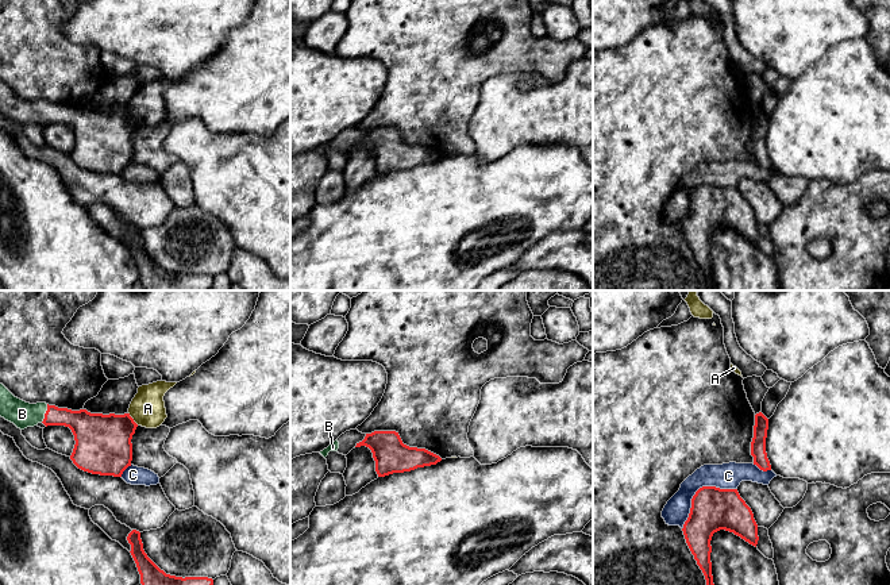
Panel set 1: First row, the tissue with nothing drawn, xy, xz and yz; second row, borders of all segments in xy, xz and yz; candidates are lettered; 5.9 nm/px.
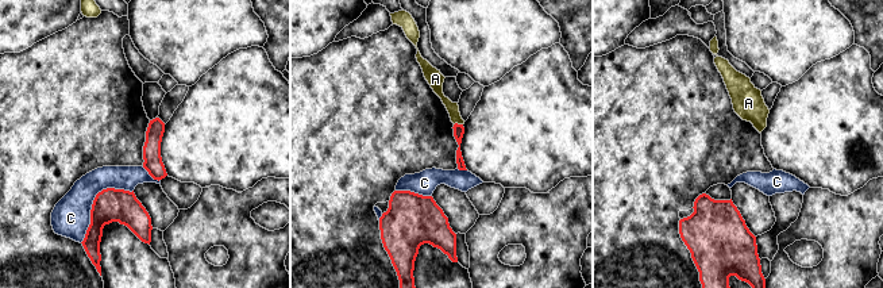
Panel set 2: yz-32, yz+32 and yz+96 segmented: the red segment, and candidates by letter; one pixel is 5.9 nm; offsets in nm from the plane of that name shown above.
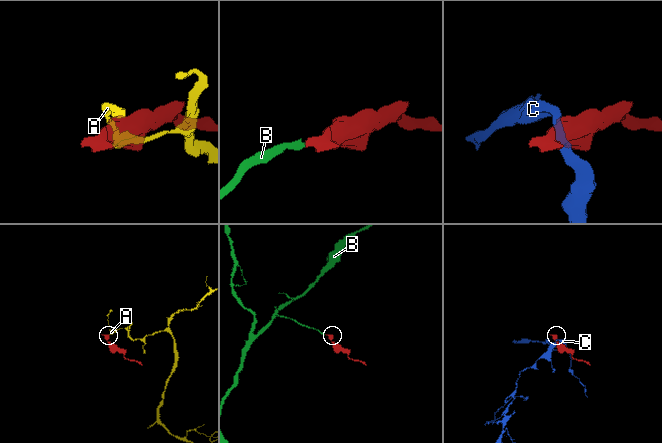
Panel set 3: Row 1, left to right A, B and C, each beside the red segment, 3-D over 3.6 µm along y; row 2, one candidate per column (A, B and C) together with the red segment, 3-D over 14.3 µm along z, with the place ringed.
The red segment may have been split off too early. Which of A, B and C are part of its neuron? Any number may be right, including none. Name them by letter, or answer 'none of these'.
B

